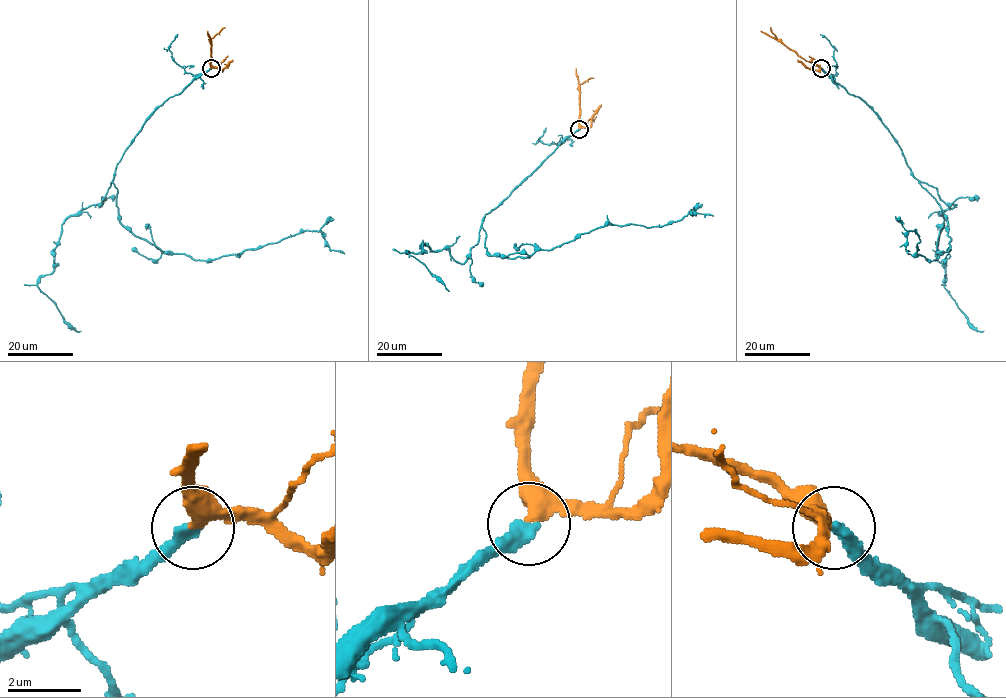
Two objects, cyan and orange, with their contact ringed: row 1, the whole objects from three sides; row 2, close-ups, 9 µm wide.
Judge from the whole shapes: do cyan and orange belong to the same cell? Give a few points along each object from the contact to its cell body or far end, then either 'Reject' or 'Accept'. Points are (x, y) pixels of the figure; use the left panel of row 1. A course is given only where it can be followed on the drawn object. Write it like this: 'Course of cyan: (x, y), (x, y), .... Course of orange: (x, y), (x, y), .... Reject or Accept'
Course of cyan: (210, 68), (153, 112), (116, 165), (120, 222), (194, 259), (305, 231), (344, 254). Course of orange: (210, 68), (211, 41), (207, 31). Accept

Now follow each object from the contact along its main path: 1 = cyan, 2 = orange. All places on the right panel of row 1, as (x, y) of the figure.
1: (821, 68), (875, 112), (940, 205), (949, 249), (928, 261), (907, 231), (908, 254)
2: (821, 68), (760, 31)

